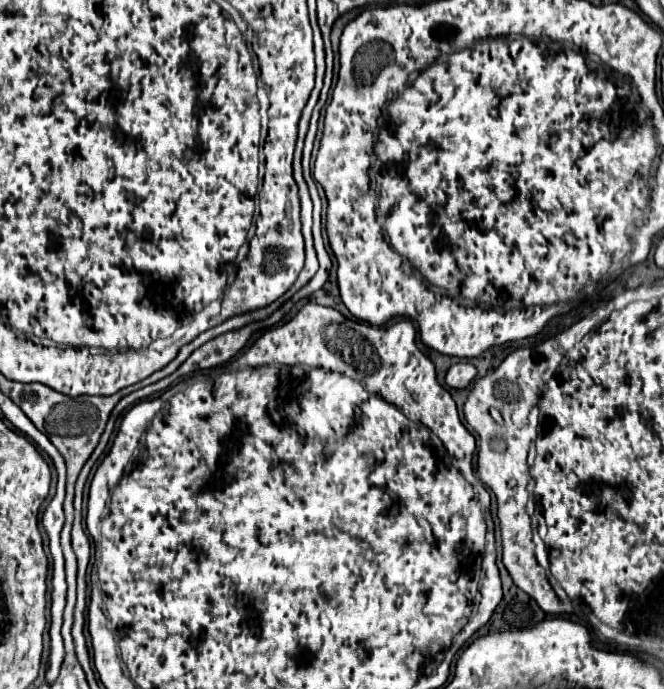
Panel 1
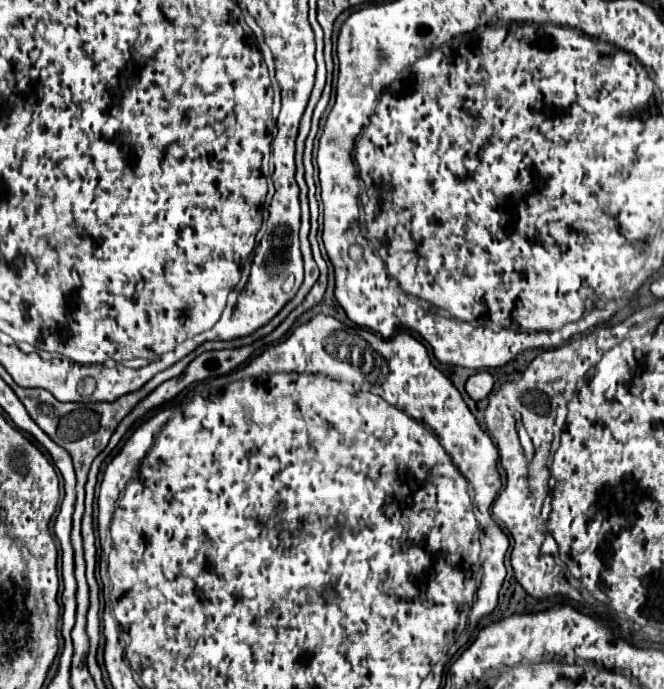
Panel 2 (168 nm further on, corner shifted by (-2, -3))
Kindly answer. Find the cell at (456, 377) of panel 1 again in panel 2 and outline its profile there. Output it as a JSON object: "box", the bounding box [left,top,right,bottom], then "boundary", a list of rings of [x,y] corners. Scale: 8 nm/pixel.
{"box":[466,371,494,401],"boundary":[[[478,371],[472,377],[468,377],[468,381],[466,381],[466,393],[474,401],[480,401],[480,399],[488,397],[488,393],[492,391],[492,385],[494,385],[492,375],[488,371]]]}

